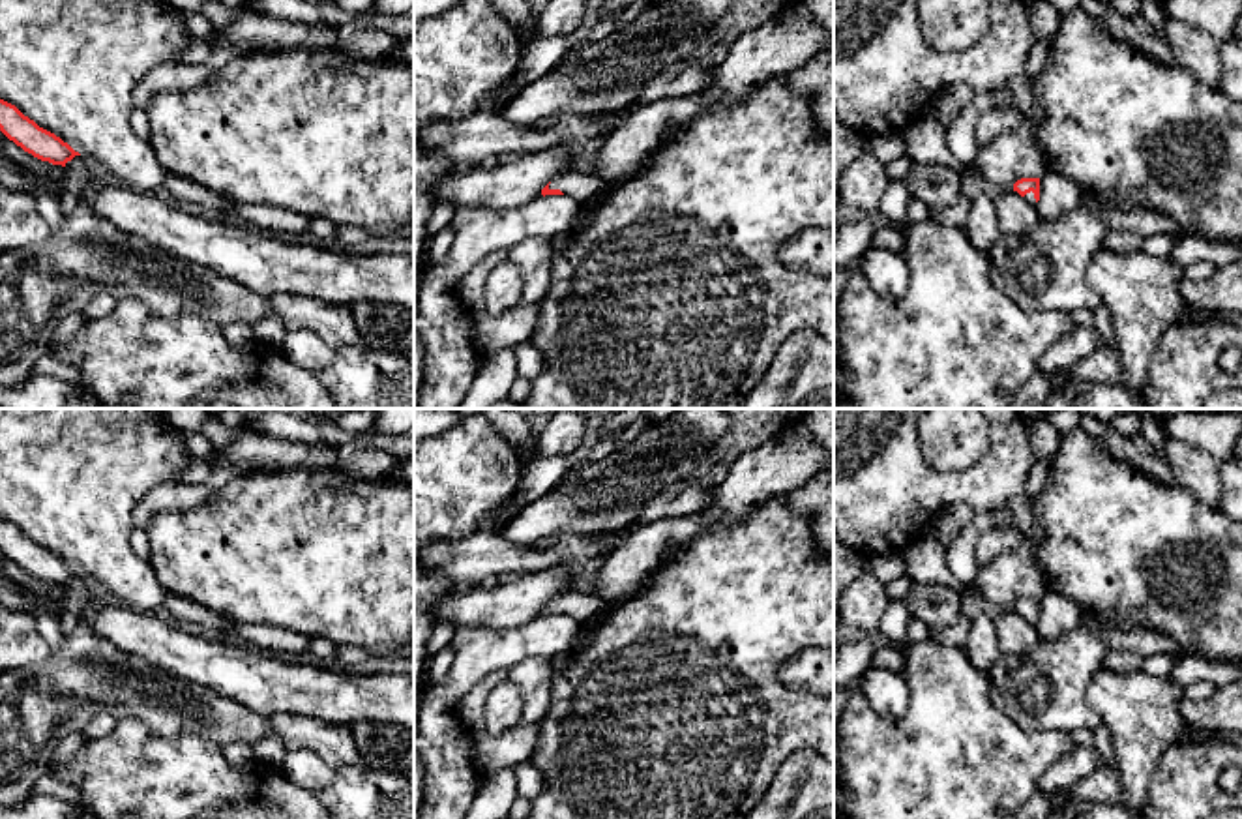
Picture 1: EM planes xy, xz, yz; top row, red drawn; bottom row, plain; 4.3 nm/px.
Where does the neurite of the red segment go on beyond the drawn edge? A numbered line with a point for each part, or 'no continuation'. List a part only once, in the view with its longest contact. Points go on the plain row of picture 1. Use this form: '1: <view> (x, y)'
1: xz (581, 606)

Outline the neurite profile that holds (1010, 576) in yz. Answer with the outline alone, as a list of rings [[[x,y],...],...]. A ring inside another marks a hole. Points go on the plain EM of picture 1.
[[[1036,540],[997,555],[976,577],[978,590],[993,607],[1013,609],[1021,598],[1042,598],[1047,590],[1036,564]]]

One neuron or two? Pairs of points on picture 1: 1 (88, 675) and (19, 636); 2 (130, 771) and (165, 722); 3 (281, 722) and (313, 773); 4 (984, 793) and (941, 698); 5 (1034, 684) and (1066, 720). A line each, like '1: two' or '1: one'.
1: two
2: two
3: two
4: one
5: one

